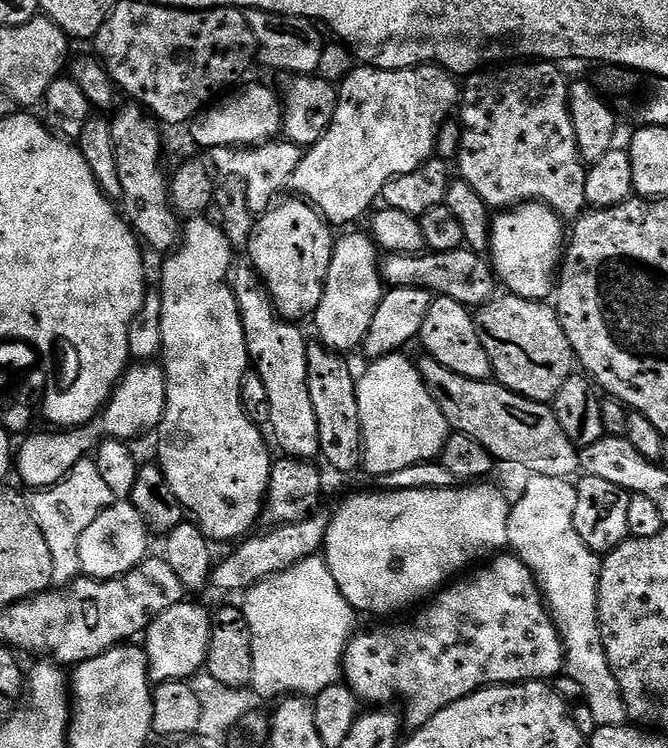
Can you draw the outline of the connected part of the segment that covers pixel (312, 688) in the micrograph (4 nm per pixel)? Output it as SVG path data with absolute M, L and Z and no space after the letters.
M323 555L308 556L289 569L258 581L243 593L242 598L244 617L250 626L254 650L251 691L256 691L260 696L276 696L275 698L289 694L314 698L326 690L326 686L341 683L344 652L354 635L354 609L348 605L346 598L342 598L342 590L338 590L338 582L334 582L334 574L330 574L328 562Z

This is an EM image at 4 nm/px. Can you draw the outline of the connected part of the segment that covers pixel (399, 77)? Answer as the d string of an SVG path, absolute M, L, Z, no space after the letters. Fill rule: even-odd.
M419 64L417 68L403 68L402 70L382 70L381 68L370 68L367 66L353 67L351 72L344 77L338 84L336 94L336 109L334 110L334 122L330 122L328 132L322 134L322 138L311 148L307 149L302 158L302 162L298 162L298 170L294 170L294 178L290 178L288 188L291 189L297 197L303 198L309 204L315 206L320 215L328 221L329 225L348 224L344 226L352 226L355 220L360 220L369 215L373 211L375 200L379 201L384 195L384 187L386 182L390 182L394 178L398 178L402 174L410 174L410 170L418 170L418 166L422 166L426 161L433 159L434 153L438 148L440 139L440 125L443 112L448 112L457 107L458 101L462 96L462 88L458 83L457 77L438 64Z

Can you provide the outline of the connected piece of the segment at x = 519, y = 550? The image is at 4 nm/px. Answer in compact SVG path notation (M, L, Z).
M539 477L536 492L524 492L511 505L508 542L511 551L536 575L544 603L564 643L566 674L586 690L597 728L619 728L629 723L628 707L622 698L618 678L610 670L598 622L598 586L601 557L578 538L574 530L574 506L578 502L571 479Z

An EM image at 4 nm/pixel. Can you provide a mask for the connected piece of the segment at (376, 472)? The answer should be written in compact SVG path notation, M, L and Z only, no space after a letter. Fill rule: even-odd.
M404 354L383 356L367 366L364 377L361 375L356 381L364 435L363 471L377 478L408 466L435 461L449 438L450 429L438 402L424 385L419 367L413 361L411 364Z

